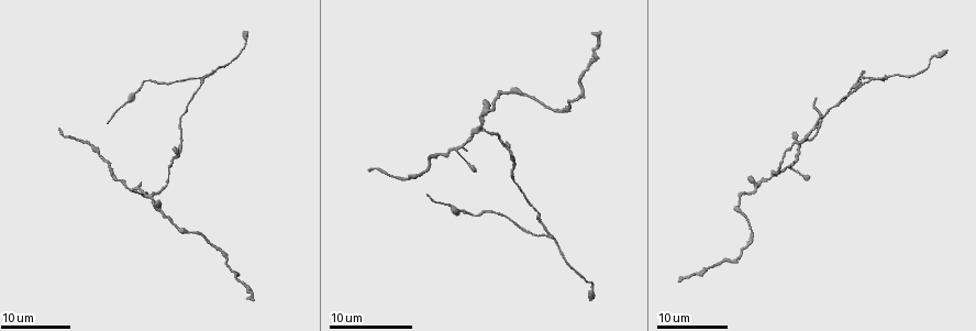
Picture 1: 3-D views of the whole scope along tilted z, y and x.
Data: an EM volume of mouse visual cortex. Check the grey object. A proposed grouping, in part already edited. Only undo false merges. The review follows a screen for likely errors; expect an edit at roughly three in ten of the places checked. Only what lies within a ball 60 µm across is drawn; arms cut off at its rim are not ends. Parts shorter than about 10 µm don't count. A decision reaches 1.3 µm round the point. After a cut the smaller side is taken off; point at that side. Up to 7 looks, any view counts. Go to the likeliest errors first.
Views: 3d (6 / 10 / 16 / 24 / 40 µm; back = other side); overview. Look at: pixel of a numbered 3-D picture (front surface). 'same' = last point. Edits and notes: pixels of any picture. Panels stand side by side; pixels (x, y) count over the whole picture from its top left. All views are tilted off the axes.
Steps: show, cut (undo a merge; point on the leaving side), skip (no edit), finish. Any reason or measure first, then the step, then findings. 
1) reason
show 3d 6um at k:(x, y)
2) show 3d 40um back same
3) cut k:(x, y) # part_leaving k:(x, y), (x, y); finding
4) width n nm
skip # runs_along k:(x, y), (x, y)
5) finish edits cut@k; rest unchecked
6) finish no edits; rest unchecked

two arms in line, one across
show 3d 24um at 1:(545, 234)

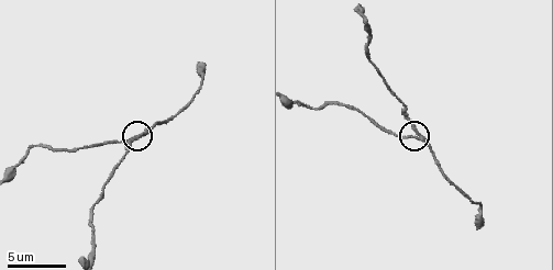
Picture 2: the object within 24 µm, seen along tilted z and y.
show 3d 6um at 2:(410, 136)

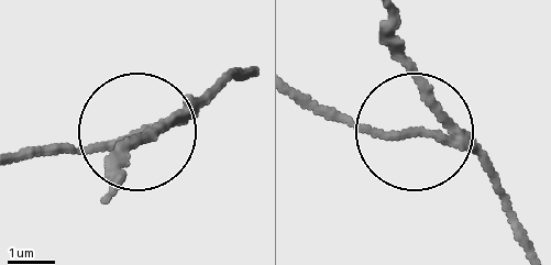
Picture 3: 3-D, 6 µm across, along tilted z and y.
side_arm 13 um
cut 3:(397, 136) # part_leaving 3:(449, 146), (300, 105); two neurons meet here

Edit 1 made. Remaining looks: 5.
show overview

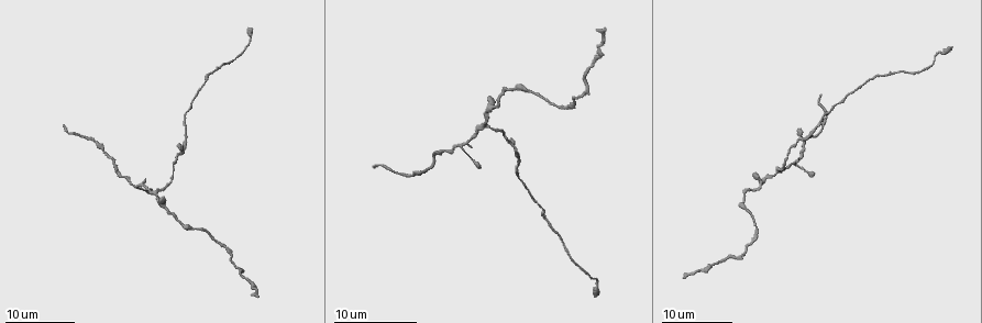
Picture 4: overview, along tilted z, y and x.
two arms in line, one across
show 3d 24um at 4:(154, 196)

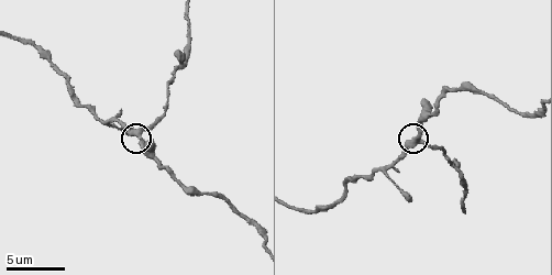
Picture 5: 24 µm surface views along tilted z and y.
show 3d 6um at 5:(137, 135)

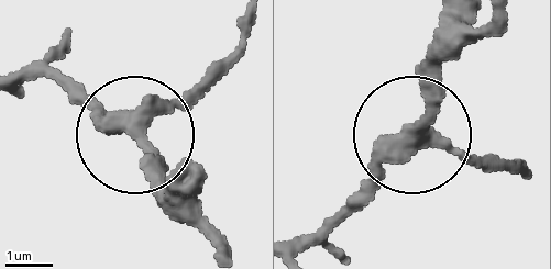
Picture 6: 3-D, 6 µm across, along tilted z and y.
side_arm 20 um
skip # runs_along 6:(522, 172), (416, 142), (308, 241); continuous, no second neuron

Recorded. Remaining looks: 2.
three-way junction
show 3d 10um at 5:(177, 66)

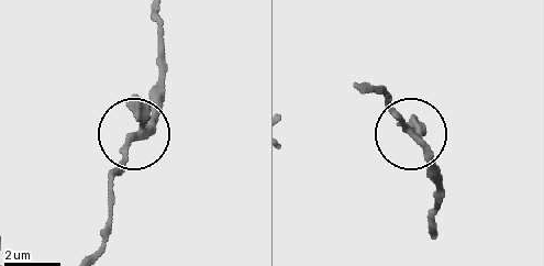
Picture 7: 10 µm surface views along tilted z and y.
skip # runs_along 7:(135, 135), (151, 118), (159, 90); continuous, no second neuron

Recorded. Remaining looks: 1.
finish edits cut@3; rest unchecked

